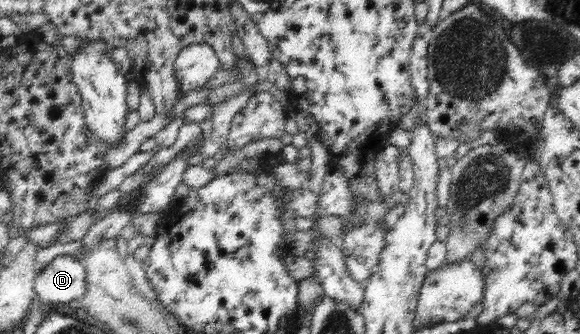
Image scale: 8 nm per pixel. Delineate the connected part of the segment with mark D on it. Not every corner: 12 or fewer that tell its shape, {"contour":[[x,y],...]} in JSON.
{"contour":[[56,256],[35,274],[43,305],[77,303],[83,260]]}

